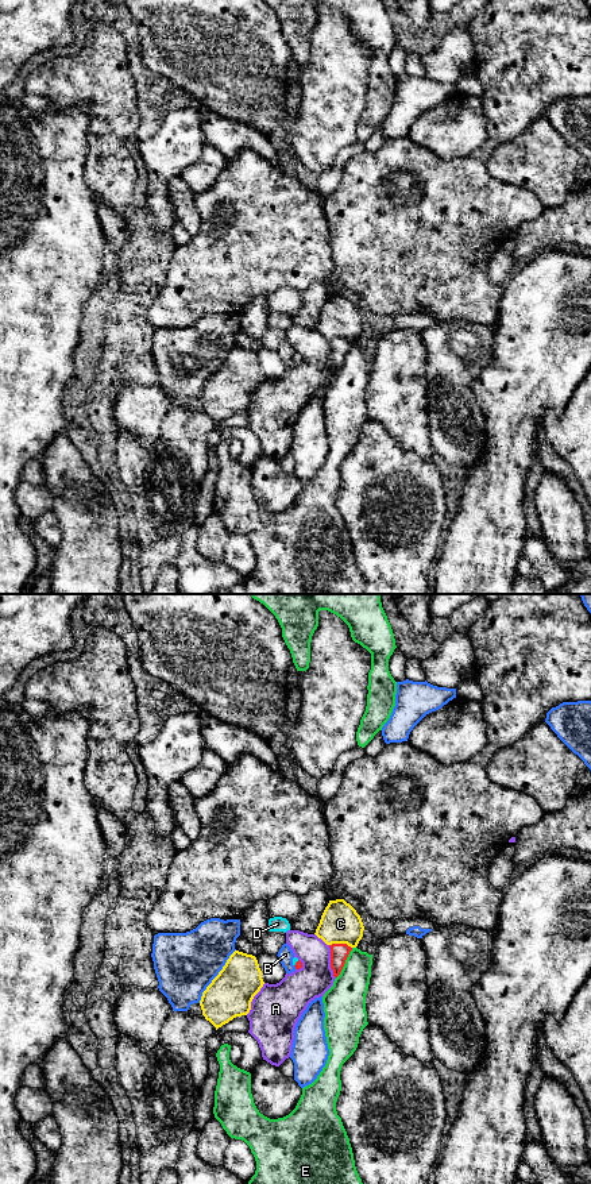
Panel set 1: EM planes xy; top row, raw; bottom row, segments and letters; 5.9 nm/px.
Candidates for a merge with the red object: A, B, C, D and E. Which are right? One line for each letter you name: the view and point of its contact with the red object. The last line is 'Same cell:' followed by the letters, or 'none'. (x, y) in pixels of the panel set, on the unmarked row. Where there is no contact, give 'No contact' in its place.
D: Touches red at xy (296, 358)
Same cell: D

